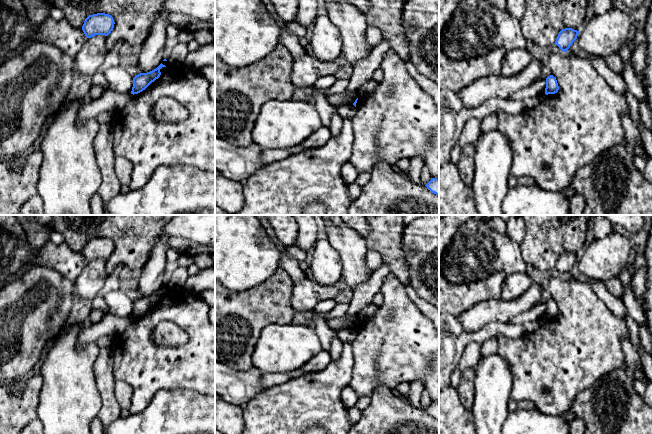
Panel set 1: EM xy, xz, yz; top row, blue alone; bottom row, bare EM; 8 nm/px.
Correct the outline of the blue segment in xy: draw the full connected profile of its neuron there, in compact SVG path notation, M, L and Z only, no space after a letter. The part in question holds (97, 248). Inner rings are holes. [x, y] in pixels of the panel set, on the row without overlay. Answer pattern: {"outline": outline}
{"outline": "M97 237L89 239L82 250L82 254L87 262L95 259L108 260L114 252L114 243L111 239Z"}

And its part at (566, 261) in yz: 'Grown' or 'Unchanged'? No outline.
Unchanged

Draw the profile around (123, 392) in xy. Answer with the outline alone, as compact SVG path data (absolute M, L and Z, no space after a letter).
M115 380L114 395L121 409L128 409L131 404L132 388L124 381Z

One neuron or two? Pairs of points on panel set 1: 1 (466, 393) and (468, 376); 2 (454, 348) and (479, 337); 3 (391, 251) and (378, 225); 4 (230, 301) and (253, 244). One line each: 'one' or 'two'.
1: one
2: one
3: one
4: two

